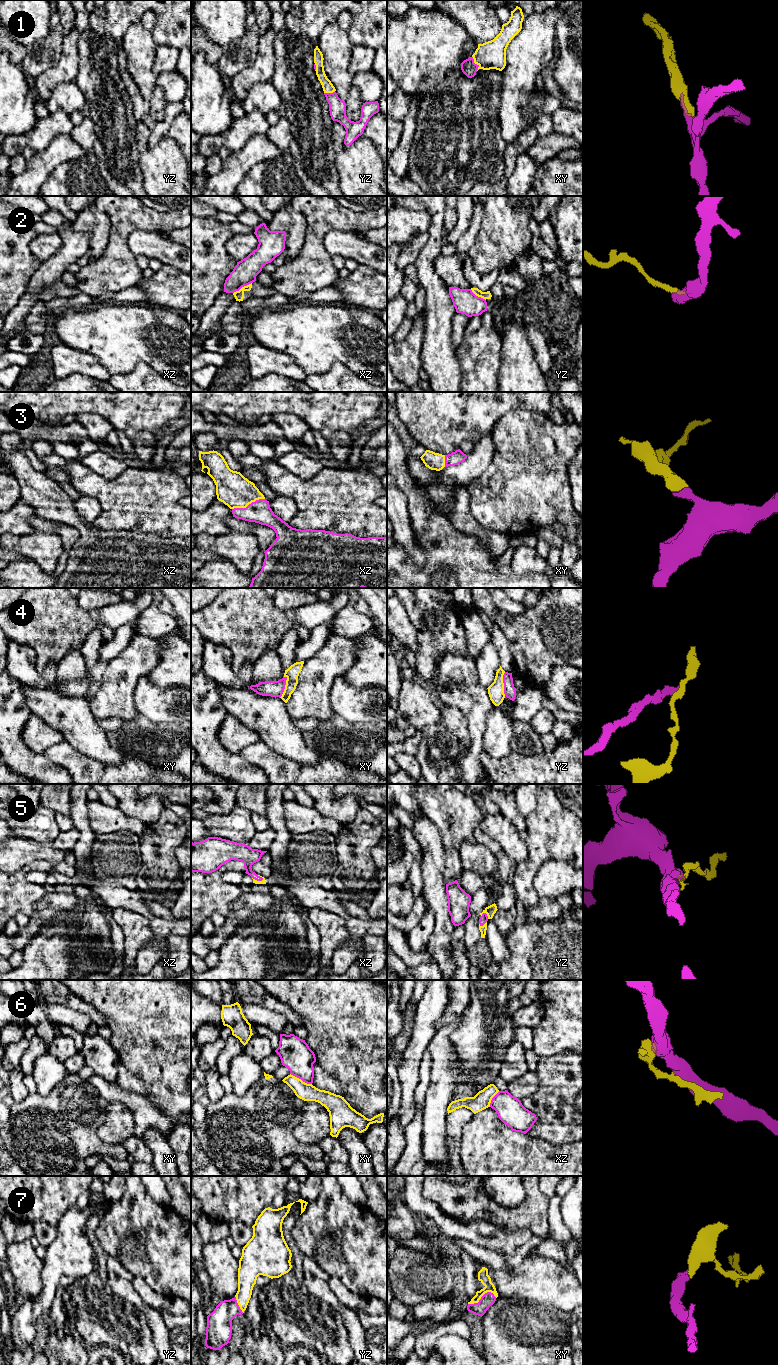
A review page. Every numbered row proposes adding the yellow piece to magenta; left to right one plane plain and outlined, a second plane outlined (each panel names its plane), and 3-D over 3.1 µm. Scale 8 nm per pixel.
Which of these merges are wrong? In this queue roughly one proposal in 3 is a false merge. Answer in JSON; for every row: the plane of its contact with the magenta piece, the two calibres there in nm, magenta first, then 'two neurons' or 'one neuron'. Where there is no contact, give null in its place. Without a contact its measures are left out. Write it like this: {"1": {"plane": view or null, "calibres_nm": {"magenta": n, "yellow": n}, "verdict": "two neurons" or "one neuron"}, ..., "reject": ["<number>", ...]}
{"1": {"plane": "xy", "calibres_nm": {"magenta": 120, "yellow": 220}, "verdict": "one neuron"}, "2": {"plane": "xz", "calibres_nm": {"magenta": 190, "yellow": 80}, "verdict": "two neurons"}, "3": {"plane": "xz", "calibres_nm": {"magenta": 180, "yellow": 280}, "verdict": "one neuron"}, "4": {"plane": "xy", "calibres_nm": {"magenta": 130, "yellow": 110}, "verdict": "one neuron"}, "5": {"plane": "yz", "calibres_nm": {"magenta": 70, "yellow": 80}, "verdict": "one neuron"}, "6": {"plane": "xy", "calibres_nm": {"magenta": 260, "yellow": 140}, "verdict": "two neurons"}, "7": {"plane": "xy", "calibres_nm": {"magenta": 110, "yellow": 90}, "verdict": "one neuron"}, "reject": ["2", "6"]}

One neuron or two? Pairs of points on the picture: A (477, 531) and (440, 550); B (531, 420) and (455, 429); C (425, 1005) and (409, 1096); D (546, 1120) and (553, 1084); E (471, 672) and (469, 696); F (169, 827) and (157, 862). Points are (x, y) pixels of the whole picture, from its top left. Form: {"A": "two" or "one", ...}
{"A": "two", "B": "two", "C": "one", "D": "one", "E": "one", "F": "one"}

